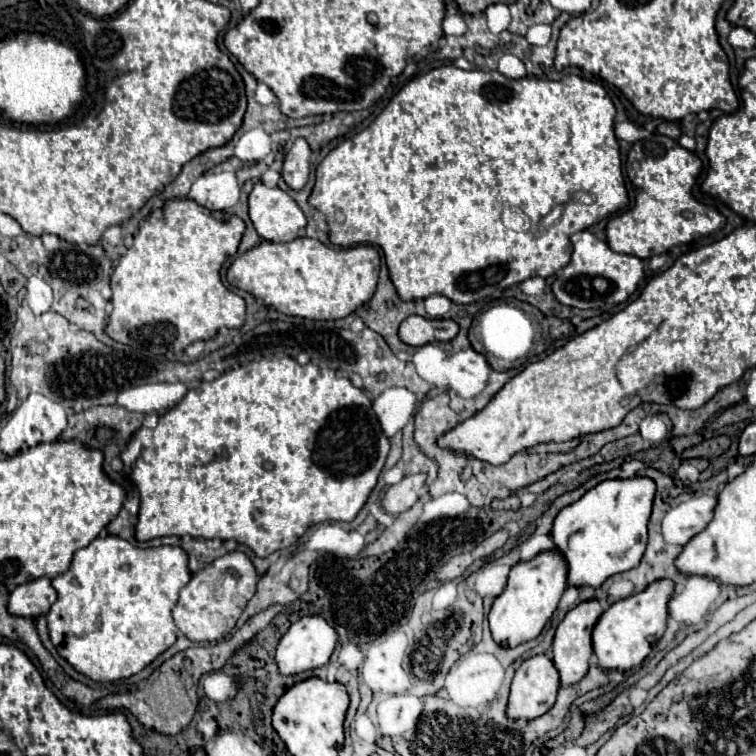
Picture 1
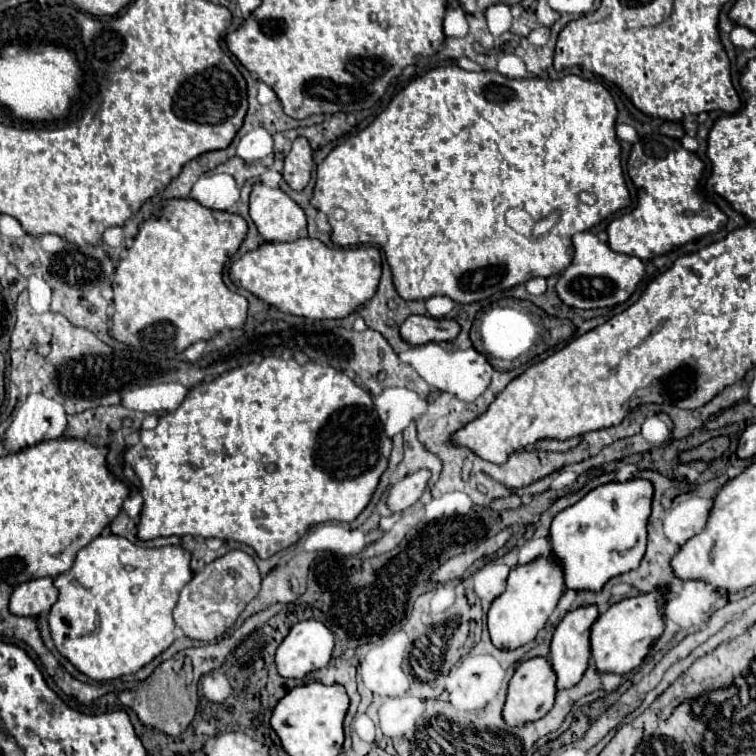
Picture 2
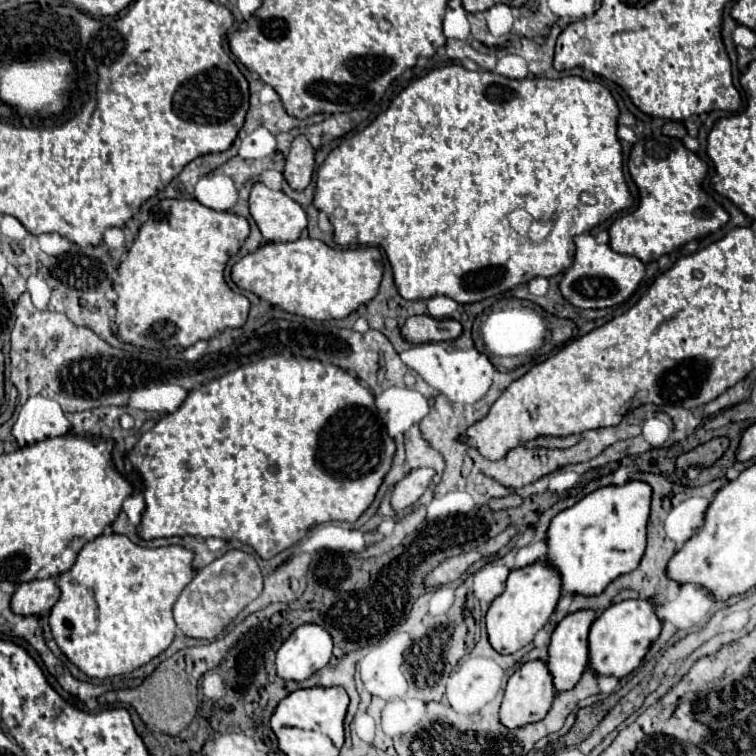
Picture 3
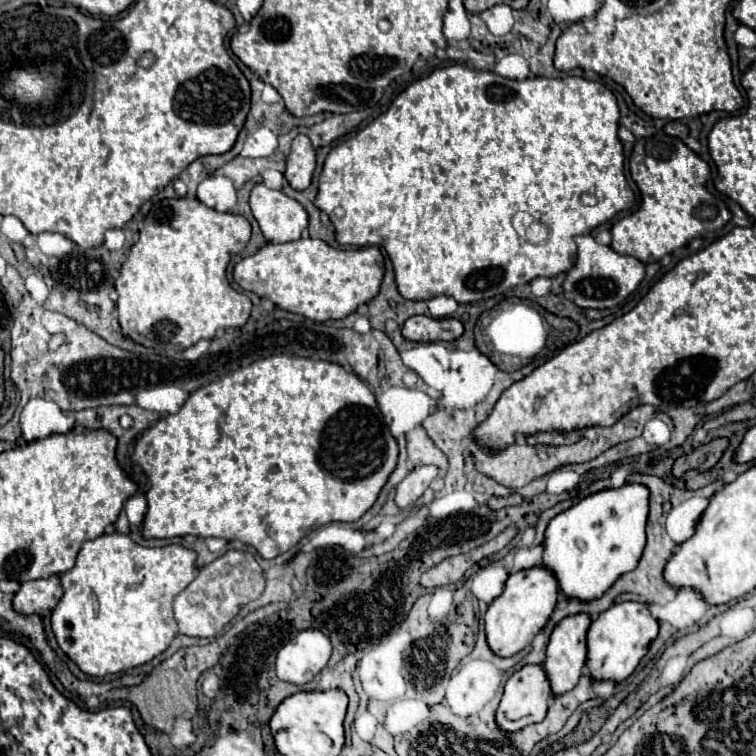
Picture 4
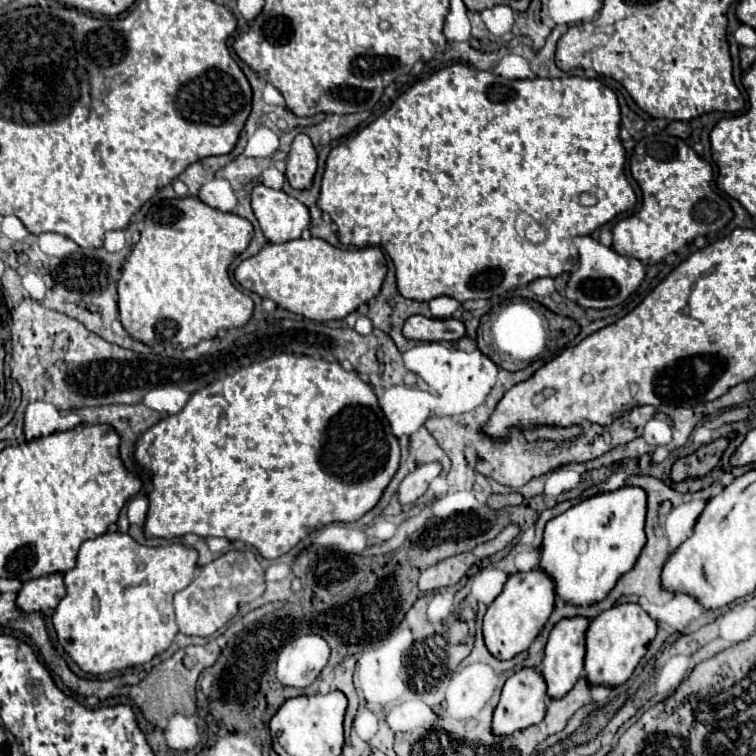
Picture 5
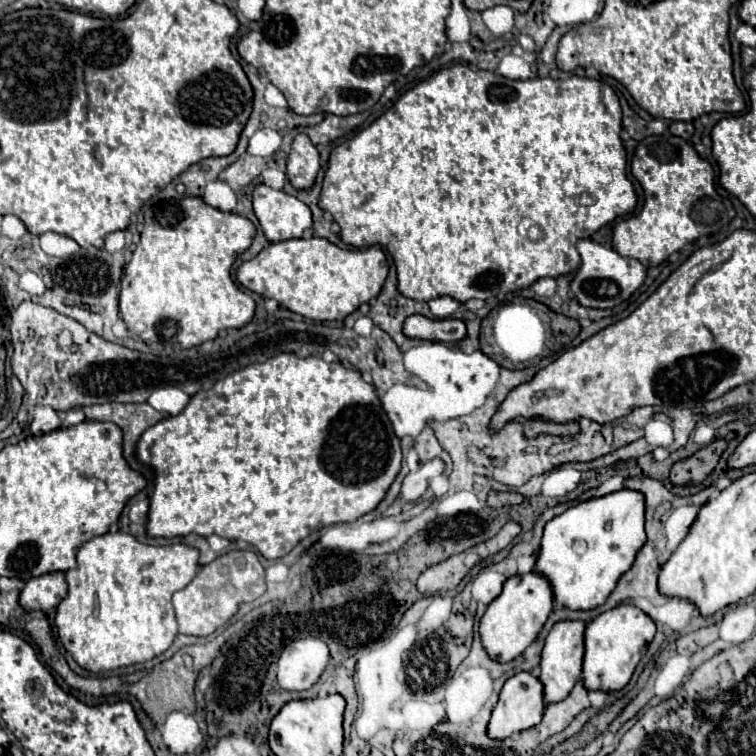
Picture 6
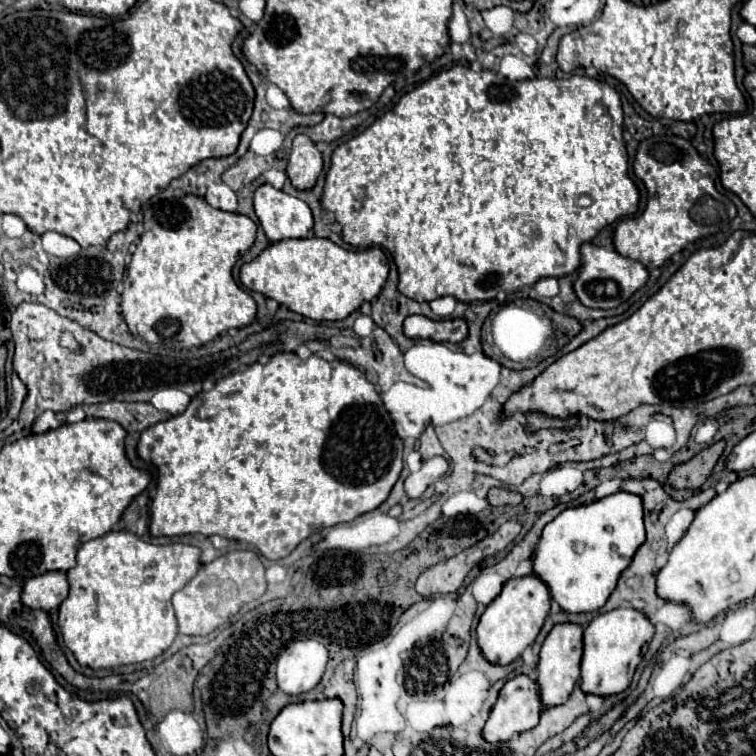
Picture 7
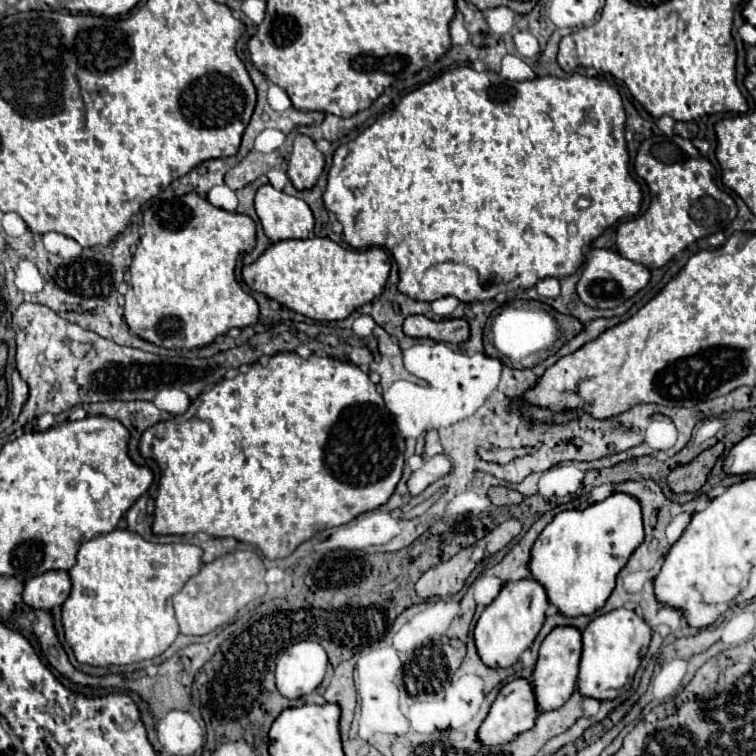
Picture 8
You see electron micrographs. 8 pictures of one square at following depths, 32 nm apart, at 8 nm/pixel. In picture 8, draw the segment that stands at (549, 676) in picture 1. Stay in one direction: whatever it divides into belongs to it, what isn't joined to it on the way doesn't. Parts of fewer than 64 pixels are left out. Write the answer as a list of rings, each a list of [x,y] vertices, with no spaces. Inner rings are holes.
[[[524,678],[512,680],[500,690],[490,706],[486,720],[478,728],[478,740],[484,746],[508,744],[516,734],[530,730],[536,716],[532,684]]]

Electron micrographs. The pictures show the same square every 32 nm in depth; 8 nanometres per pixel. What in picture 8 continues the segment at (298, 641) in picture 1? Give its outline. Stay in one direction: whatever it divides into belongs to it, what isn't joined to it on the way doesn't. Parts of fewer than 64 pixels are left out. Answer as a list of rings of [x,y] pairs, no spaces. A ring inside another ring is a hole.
[[[316,642],[292,644],[276,664],[276,688],[294,700],[316,690],[326,672],[326,652]]]

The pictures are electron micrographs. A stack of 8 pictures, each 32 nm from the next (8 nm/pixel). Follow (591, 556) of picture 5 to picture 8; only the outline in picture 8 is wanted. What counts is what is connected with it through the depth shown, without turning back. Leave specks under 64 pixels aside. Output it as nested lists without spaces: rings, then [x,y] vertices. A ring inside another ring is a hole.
[[[612,494],[584,510],[554,516],[532,546],[530,576],[546,590],[548,602],[564,616],[588,616],[600,610],[614,590],[616,576],[644,540],[642,508],[628,494]]]

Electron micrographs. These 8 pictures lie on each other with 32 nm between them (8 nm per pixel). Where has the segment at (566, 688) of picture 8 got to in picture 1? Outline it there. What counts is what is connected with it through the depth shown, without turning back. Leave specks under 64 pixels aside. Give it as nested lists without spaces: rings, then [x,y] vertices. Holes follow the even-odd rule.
[[[588,600],[580,606],[576,606],[574,610],[570,610],[564,616],[564,620],[558,624],[554,642],[552,642],[552,662],[556,664],[556,670],[560,672],[560,686],[572,686],[586,676],[590,656],[592,656],[592,628],[598,622],[600,614],[602,614],[600,602]]]

